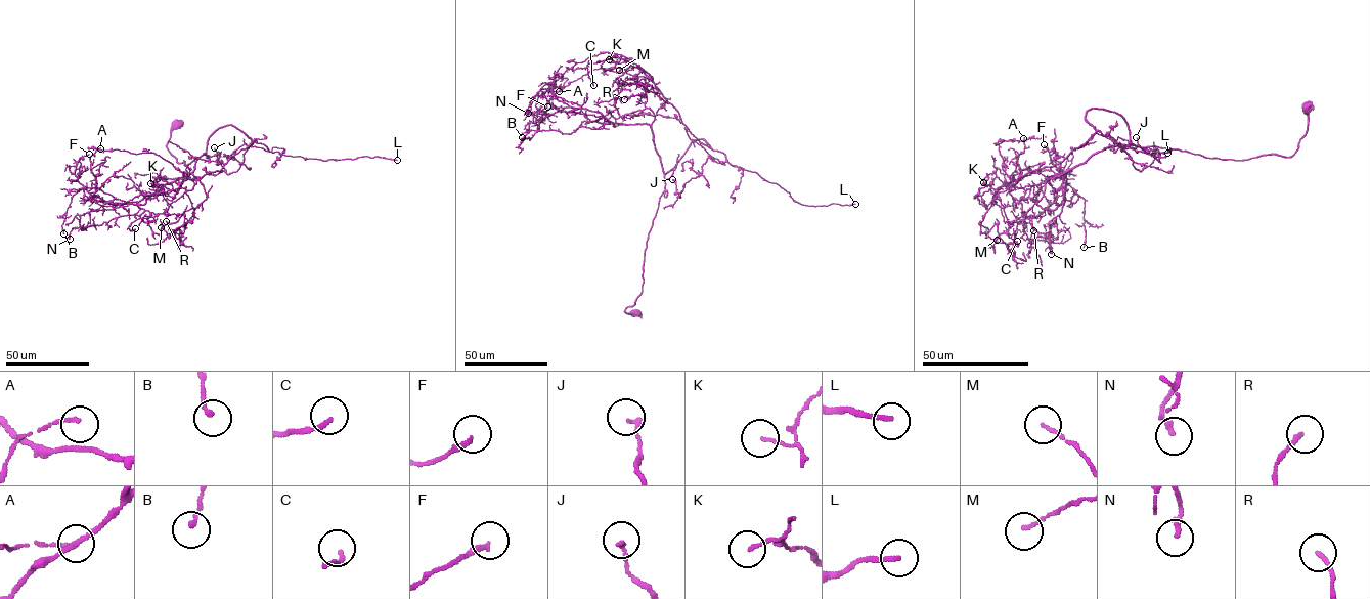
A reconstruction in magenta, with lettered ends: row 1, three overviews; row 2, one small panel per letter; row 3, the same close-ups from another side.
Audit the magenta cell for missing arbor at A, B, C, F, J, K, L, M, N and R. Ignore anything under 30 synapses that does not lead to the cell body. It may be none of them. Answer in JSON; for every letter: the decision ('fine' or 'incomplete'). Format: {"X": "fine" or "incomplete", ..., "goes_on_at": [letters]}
{"A": "fine", "B": "fine", "C": "fine", "F": "fine", "J": "fine", "K": "fine", "L": "incomplete", "M": "fine", "N": "fine", "R": "fine", "goes_on_at": ["L"]}

